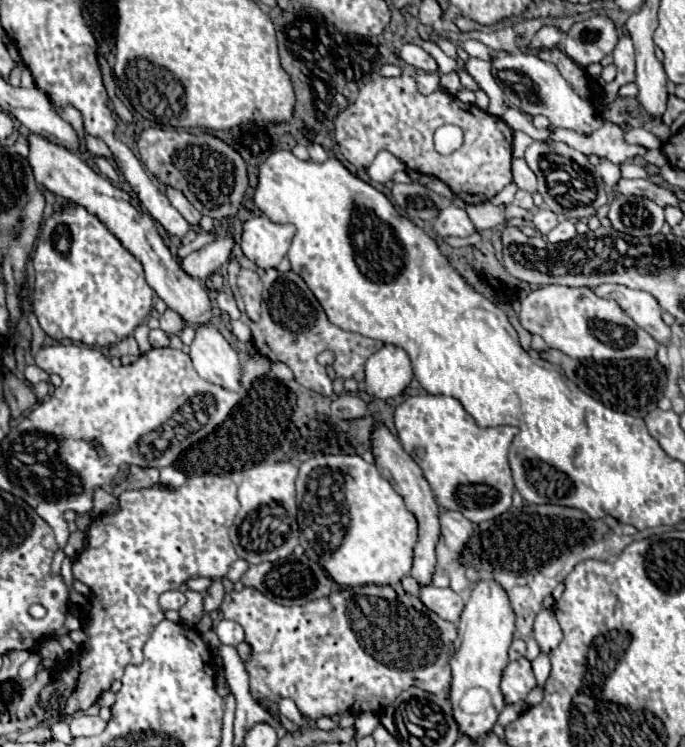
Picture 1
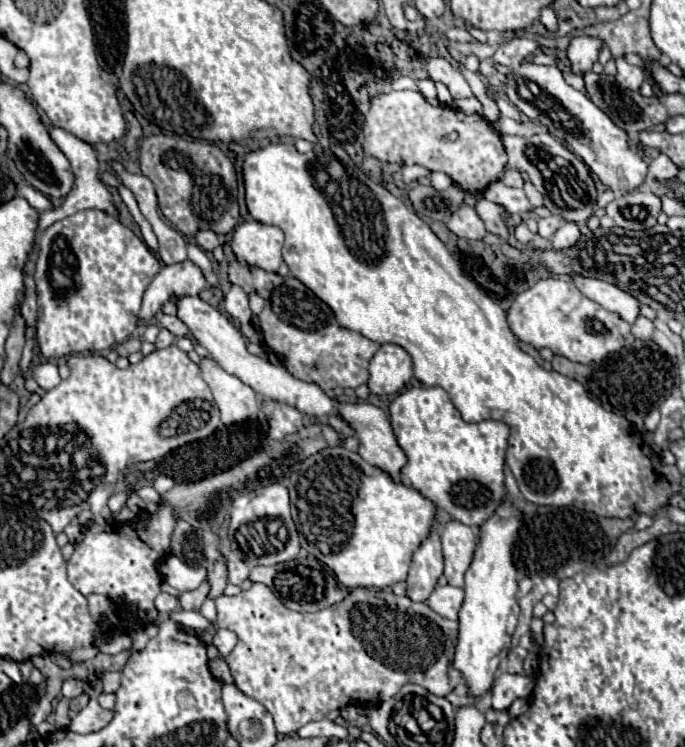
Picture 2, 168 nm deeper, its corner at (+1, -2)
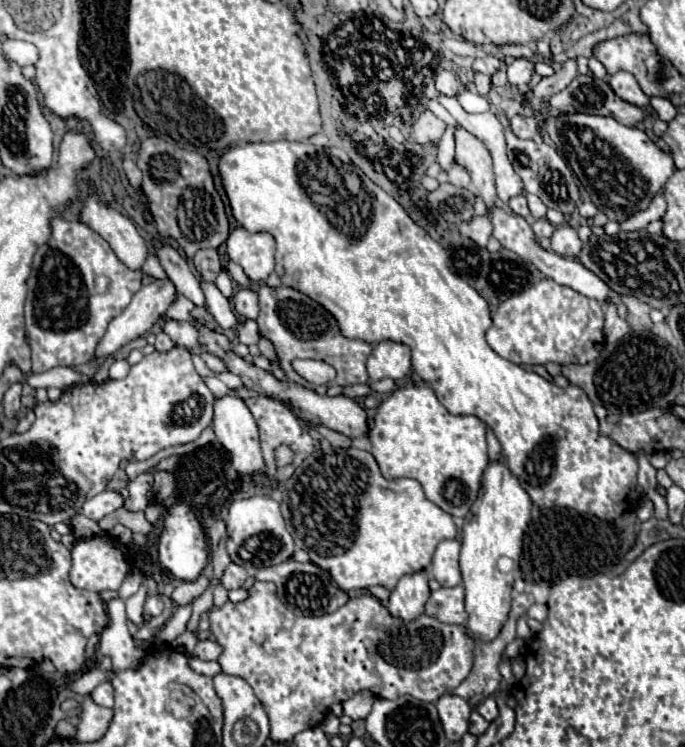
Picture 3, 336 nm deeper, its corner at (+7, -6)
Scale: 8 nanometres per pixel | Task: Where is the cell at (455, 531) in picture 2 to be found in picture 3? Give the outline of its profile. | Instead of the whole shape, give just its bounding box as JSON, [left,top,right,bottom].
[431,539,461,587]

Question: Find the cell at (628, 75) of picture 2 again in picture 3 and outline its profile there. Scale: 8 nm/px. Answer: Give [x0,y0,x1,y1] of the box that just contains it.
[609,73,649,107]

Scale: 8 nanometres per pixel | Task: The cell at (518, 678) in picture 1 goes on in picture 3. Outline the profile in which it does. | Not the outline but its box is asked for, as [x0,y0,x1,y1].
[477,697,499,721]

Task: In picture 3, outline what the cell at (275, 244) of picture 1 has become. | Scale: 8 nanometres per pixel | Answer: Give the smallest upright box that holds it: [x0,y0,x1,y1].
[227,227,275,283]

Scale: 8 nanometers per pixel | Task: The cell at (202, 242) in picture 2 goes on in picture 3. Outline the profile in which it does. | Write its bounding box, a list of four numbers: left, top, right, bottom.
[193,249,221,283]

